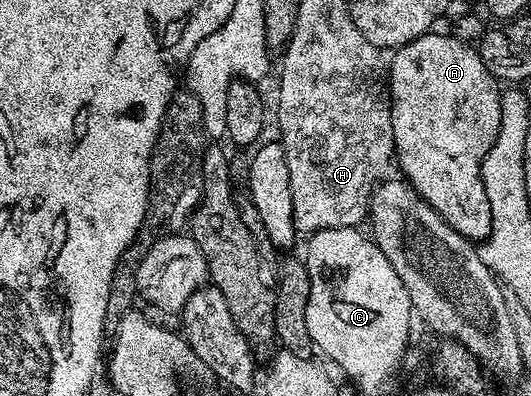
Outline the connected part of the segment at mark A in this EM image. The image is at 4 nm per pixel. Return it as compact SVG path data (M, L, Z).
M428 32L394 51L395 59L389 62L389 93L391 95L391 119L393 120L393 140L395 141L394 161L400 166L402 177L412 188L433 207L458 234L472 240L482 240L491 235L491 213L489 196L485 196L485 184L481 180L481 168L489 148L497 140L501 128L501 86L485 68L478 49L474 45L460 42L447 32Z

